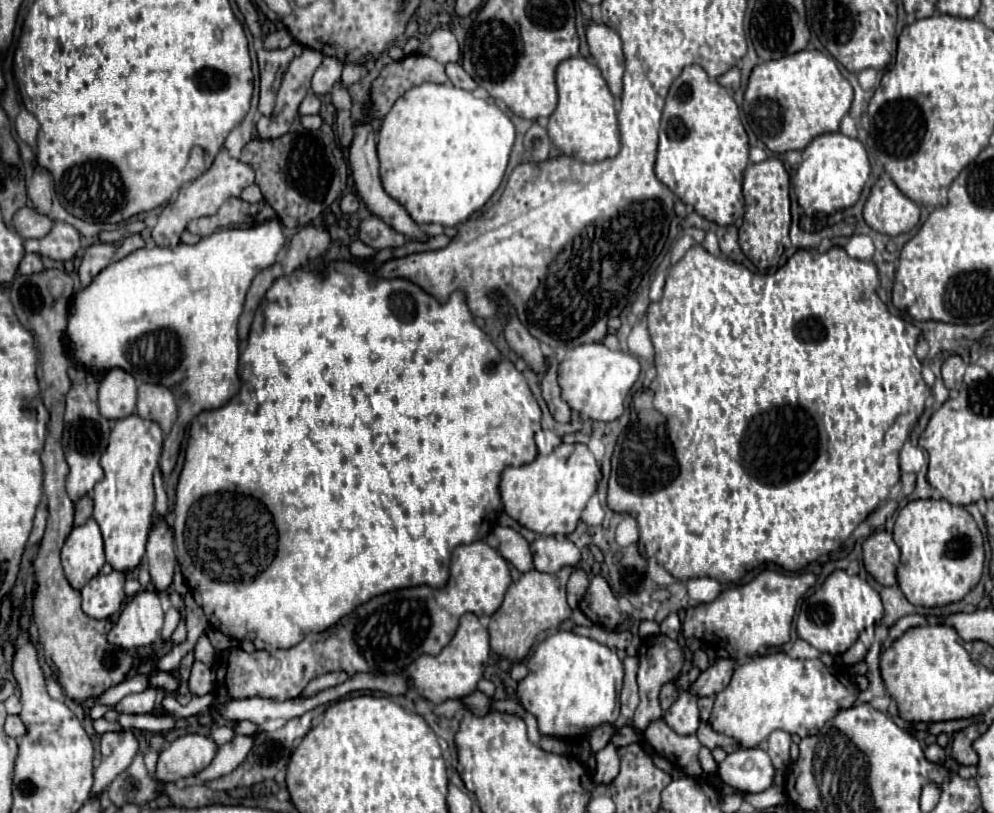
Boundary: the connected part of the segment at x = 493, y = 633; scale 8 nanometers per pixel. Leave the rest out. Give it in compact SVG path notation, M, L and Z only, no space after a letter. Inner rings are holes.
M571 566L561 568L557 574L541 574L537 570L529 570L517 582L513 582L505 594L501 608L491 616L489 622L491 650L511 662L523 662L537 634L549 628L557 628L563 620L569 620L571 608L565 600L565 584L571 572Z

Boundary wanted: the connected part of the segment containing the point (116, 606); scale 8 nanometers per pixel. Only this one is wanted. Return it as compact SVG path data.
M113 570L111 574L97 574L83 588L83 612L89 618L105 620L119 614L125 600L125 574Z

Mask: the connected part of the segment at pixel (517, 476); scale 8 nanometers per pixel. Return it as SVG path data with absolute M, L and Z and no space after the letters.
M559 444L549 456L537 456L531 464L525 464L525 466L505 468L501 474L501 484L499 484L501 502L505 512L513 520L517 520L521 526L543 536L557 536L557 534L567 536L575 530L581 518L581 512L585 510L585 504L589 502L591 494L597 488L597 474L599 474L597 462L585 444Z

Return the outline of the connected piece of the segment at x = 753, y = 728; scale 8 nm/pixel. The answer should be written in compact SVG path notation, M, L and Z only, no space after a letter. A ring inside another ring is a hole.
M783 652L769 654L769 656L757 656L733 670L733 676L727 688L715 696L715 708L711 712L709 724L715 732L725 734L733 740L739 740L741 748L755 748L759 742L767 740L773 730L785 730L789 734L797 734L805 738L821 730L823 724L831 720L839 710L849 708L857 700L857 694L859 690L847 674L827 668L817 658L815 660L793 660Z

